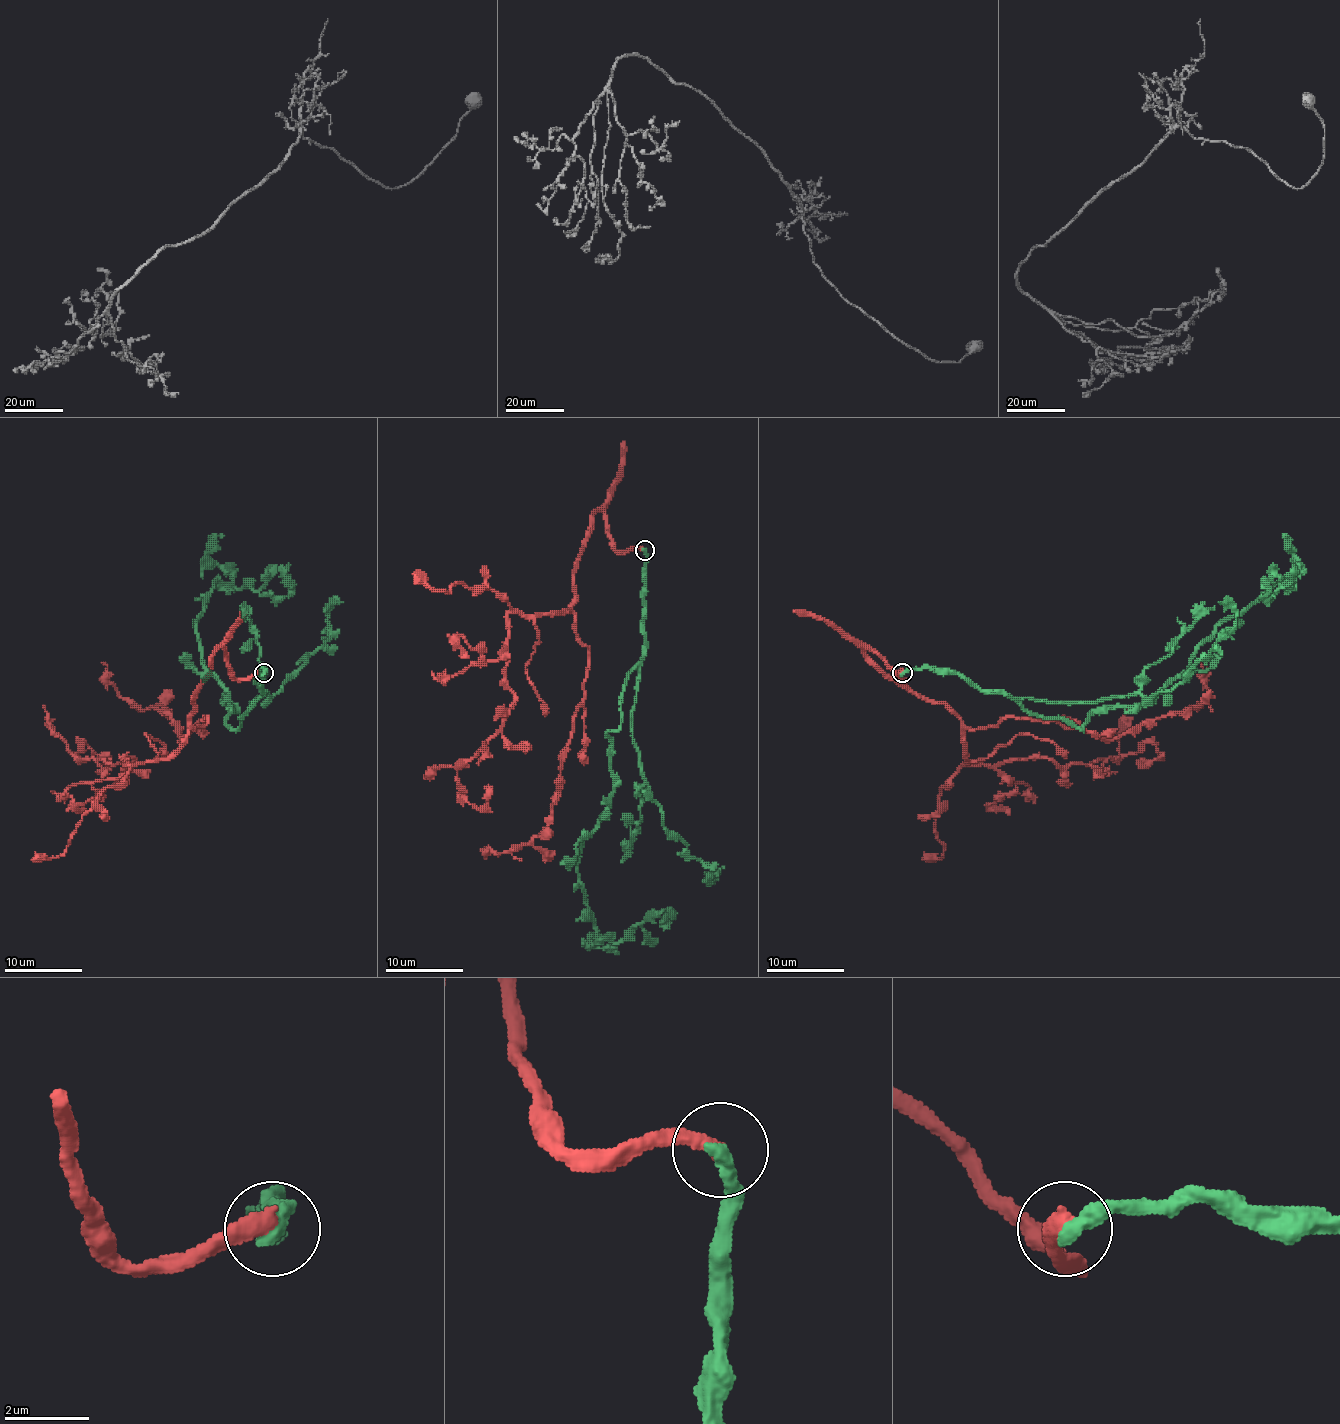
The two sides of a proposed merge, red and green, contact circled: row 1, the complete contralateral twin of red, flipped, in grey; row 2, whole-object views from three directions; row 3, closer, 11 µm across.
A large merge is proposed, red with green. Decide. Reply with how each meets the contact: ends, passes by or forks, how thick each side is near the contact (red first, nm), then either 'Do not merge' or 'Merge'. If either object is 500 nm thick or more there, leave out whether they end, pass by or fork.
At the ring red ends. At the ring green ends. Thickness 380 nm (red) against 360 nm. Do not merge

